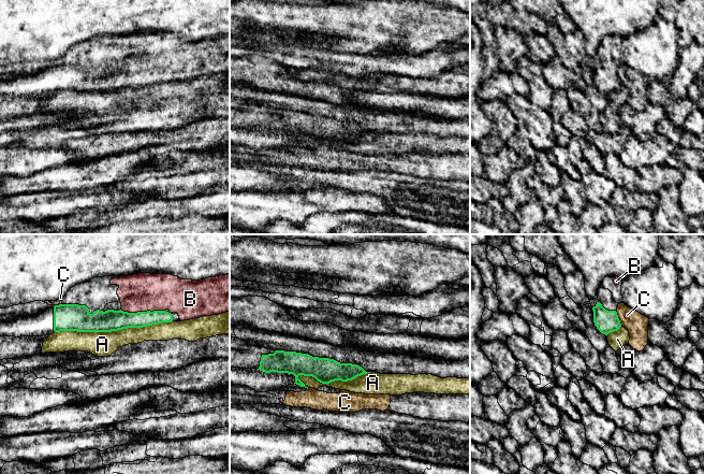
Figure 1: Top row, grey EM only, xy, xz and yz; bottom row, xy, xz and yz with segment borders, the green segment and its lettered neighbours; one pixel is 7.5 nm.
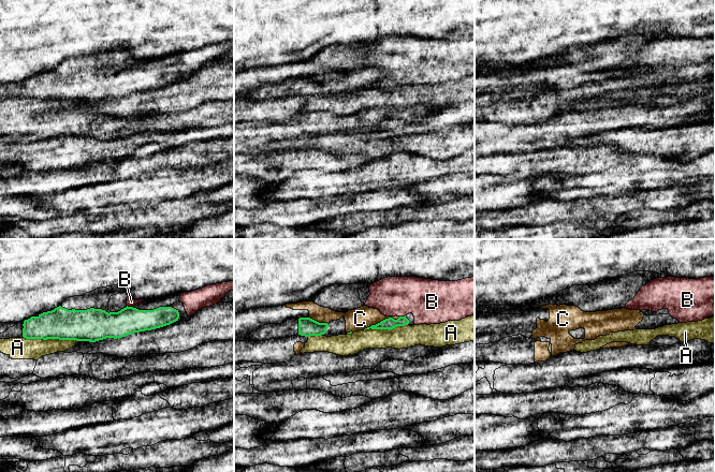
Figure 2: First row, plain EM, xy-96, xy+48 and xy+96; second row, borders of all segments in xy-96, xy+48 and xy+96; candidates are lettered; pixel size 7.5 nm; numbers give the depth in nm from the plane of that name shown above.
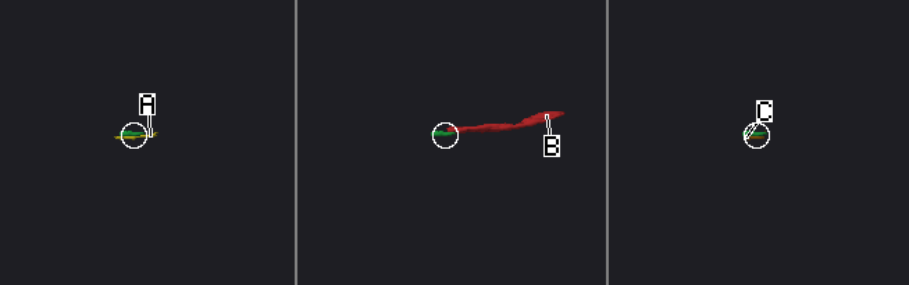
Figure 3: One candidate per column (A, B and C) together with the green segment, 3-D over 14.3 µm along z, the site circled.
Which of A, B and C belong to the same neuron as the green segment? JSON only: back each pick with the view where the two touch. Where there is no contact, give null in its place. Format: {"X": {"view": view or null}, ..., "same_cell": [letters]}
{"B": {"view": "xy"}, "same_cell": ["B"]}

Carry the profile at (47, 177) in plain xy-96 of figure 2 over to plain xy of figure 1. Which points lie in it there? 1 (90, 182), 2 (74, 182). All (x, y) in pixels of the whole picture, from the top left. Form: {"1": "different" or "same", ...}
{"1": "same", "2": "same"}

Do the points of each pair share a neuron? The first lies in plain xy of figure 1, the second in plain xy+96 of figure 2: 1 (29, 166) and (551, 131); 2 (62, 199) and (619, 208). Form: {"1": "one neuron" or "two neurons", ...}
{"1": "two neurons", "2": "one neuron"}

